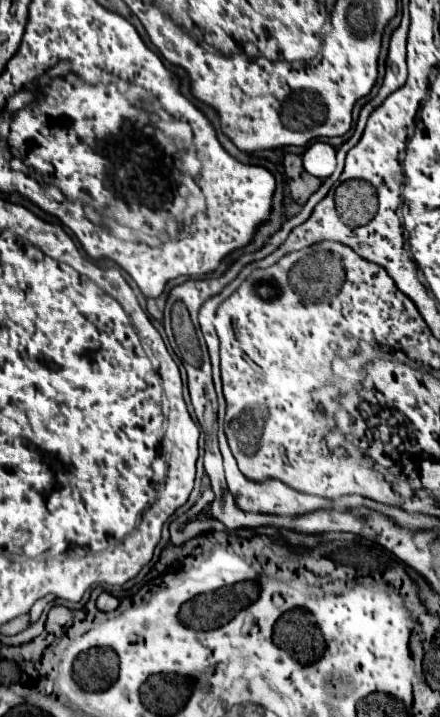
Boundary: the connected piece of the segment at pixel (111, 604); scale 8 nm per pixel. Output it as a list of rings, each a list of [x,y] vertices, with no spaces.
[[[101,593],[97,599],[97,609],[103,612],[115,611],[119,607],[119,599],[113,597],[111,593]]]

